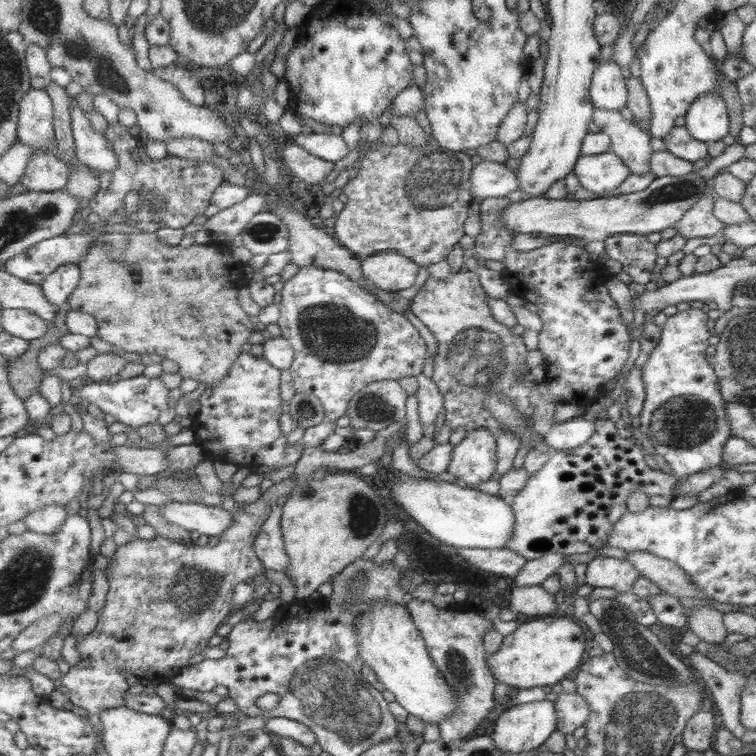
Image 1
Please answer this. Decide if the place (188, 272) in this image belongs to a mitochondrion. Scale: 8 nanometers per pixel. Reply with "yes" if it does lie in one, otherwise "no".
yes

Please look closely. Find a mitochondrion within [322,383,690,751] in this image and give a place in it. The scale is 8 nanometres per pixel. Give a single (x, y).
(635, 652)

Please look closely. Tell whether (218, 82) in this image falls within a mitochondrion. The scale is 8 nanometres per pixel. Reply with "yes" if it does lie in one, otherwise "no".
no

